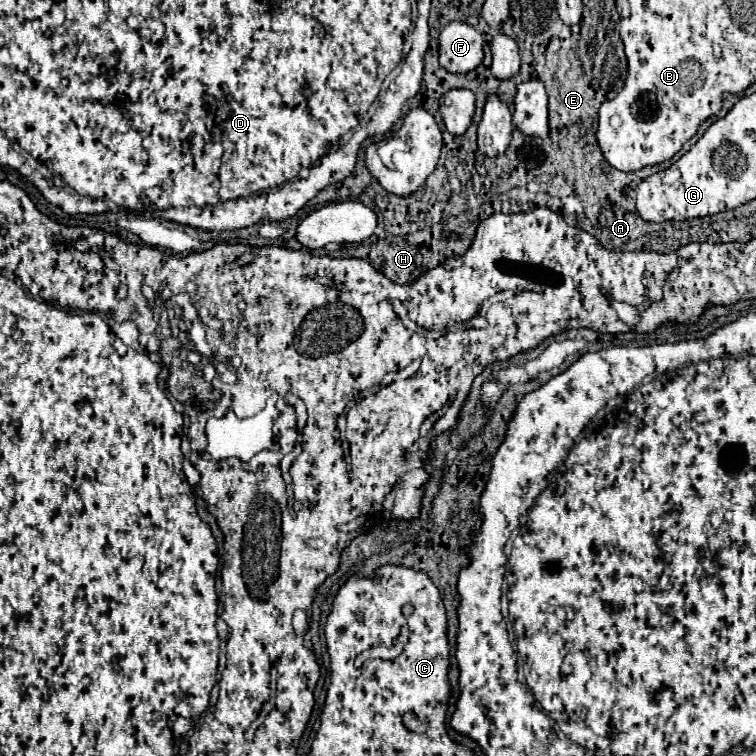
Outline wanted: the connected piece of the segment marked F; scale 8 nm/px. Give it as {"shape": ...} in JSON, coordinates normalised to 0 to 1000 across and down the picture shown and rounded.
{"shape":[[[598,28],[582,44],[582,86],[595,97],[627,94],[640,78],[640,49],[622,33]]]}

